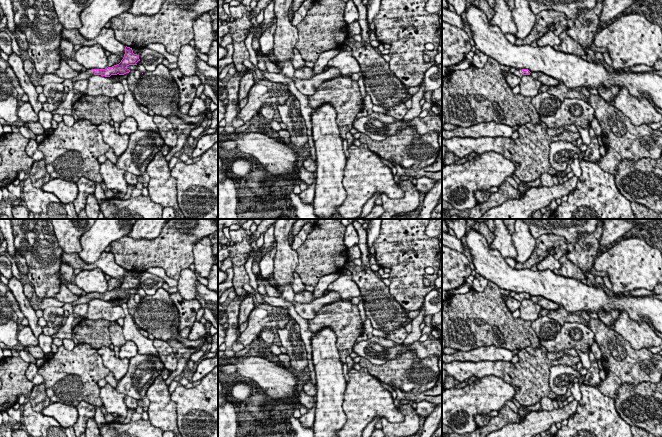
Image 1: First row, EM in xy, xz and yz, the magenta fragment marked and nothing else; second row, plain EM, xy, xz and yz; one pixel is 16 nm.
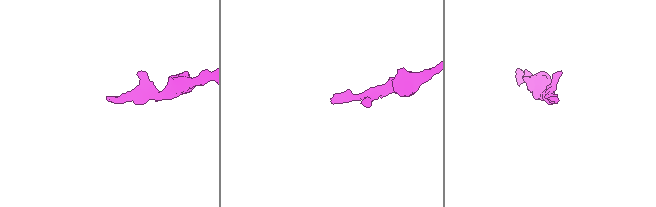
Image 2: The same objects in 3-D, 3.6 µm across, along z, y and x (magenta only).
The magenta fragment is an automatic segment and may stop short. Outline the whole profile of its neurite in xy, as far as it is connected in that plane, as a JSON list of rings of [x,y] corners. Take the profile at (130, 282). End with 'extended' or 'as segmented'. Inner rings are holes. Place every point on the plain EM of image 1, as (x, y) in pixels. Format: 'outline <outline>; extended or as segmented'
outline [[[125,271],[125,278],[121,286],[112,291],[106,291],[105,293],[84,293],[77,301],[71,303],[74,308],[78,304],[86,304],[93,299],[101,299],[105,301],[113,301],[114,299],[124,299],[129,297],[130,294],[126,291],[129,289],[137,289],[136,287],[140,285],[139,279],[134,278],[132,272]]]; extended

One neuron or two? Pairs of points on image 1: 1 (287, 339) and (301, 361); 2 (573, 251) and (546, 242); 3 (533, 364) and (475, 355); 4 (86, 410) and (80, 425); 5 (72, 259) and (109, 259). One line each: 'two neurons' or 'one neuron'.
1: one neuron
2: one neuron
3: two neurons
4: one neuron
5: one neuron

